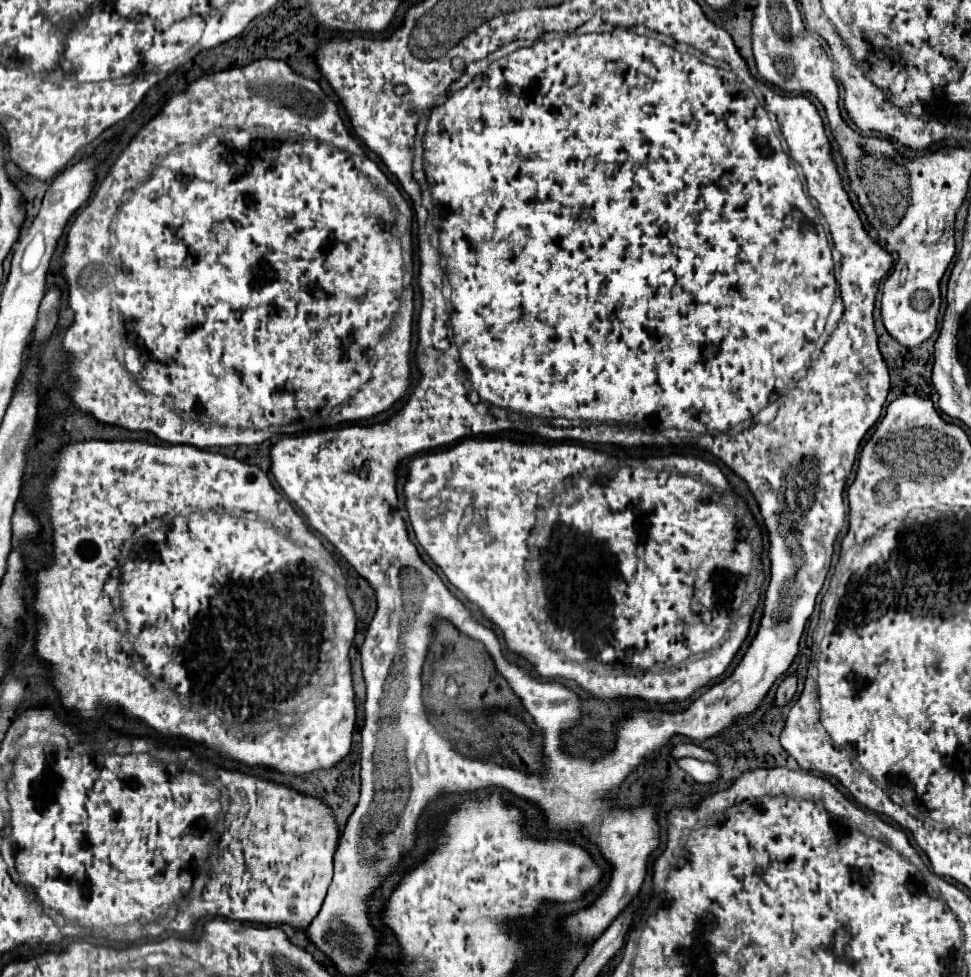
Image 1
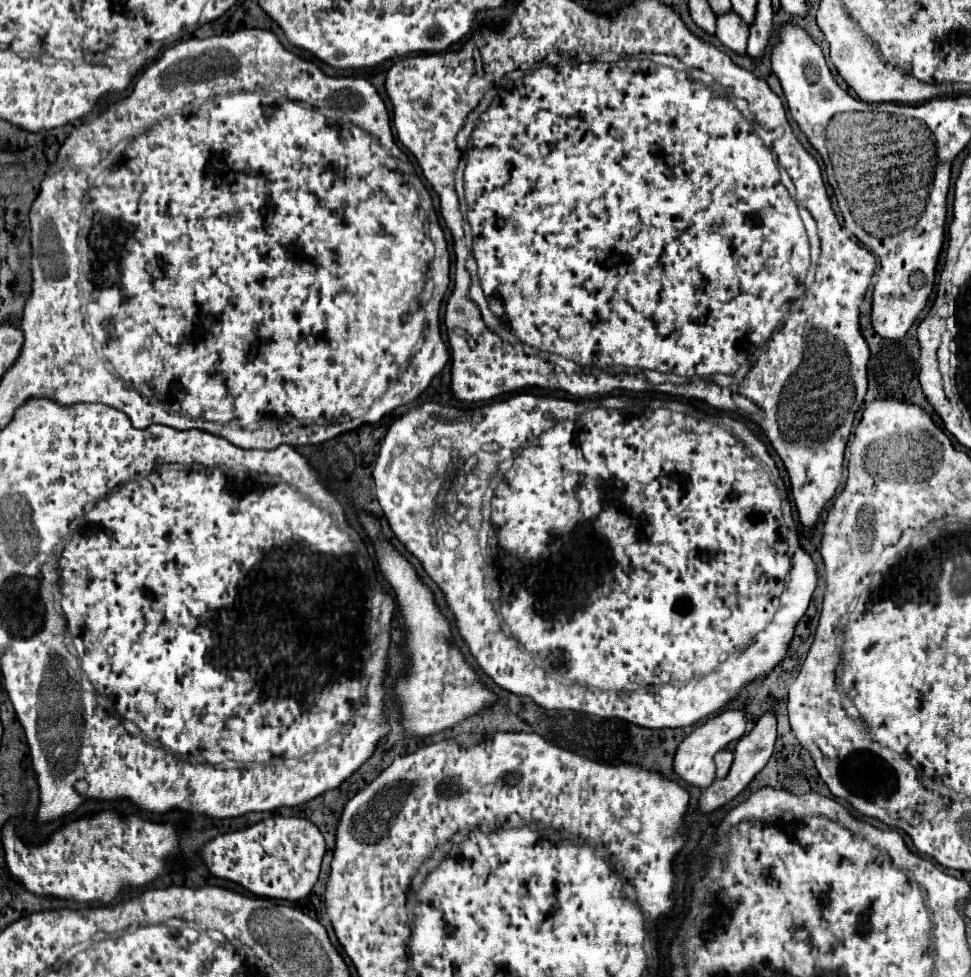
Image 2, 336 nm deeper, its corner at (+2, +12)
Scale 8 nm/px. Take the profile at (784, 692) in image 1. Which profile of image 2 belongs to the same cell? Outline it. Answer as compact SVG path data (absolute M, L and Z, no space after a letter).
M768 712L768 714L764 714L764 716L756 722L756 726L750 730L748 736L742 736L742 738L738 740L736 750L734 750L734 764L732 764L732 770L728 772L726 778L714 780L712 786L708 786L708 788L704 790L704 794L700 796L700 806L698 806L700 812L708 814L708 812L716 810L718 806L730 802L734 796L738 796L738 794L748 786L748 782L766 766L766 762L768 762L770 756L772 756L774 742L776 742L776 718L774 718L772 712Z

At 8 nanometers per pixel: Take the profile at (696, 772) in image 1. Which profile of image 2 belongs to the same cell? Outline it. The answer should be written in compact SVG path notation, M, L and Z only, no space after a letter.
M720 750L714 756L714 762L716 762L716 778L724 778L730 772L730 766L732 766L732 752Z

